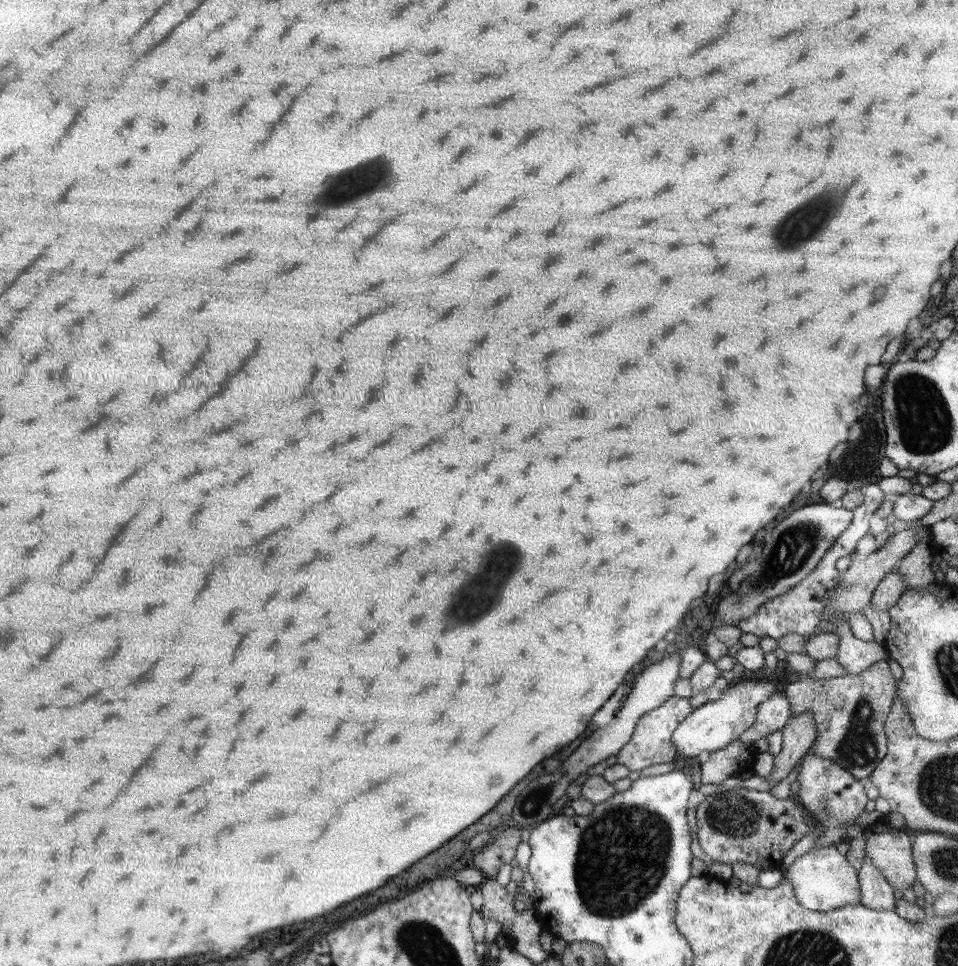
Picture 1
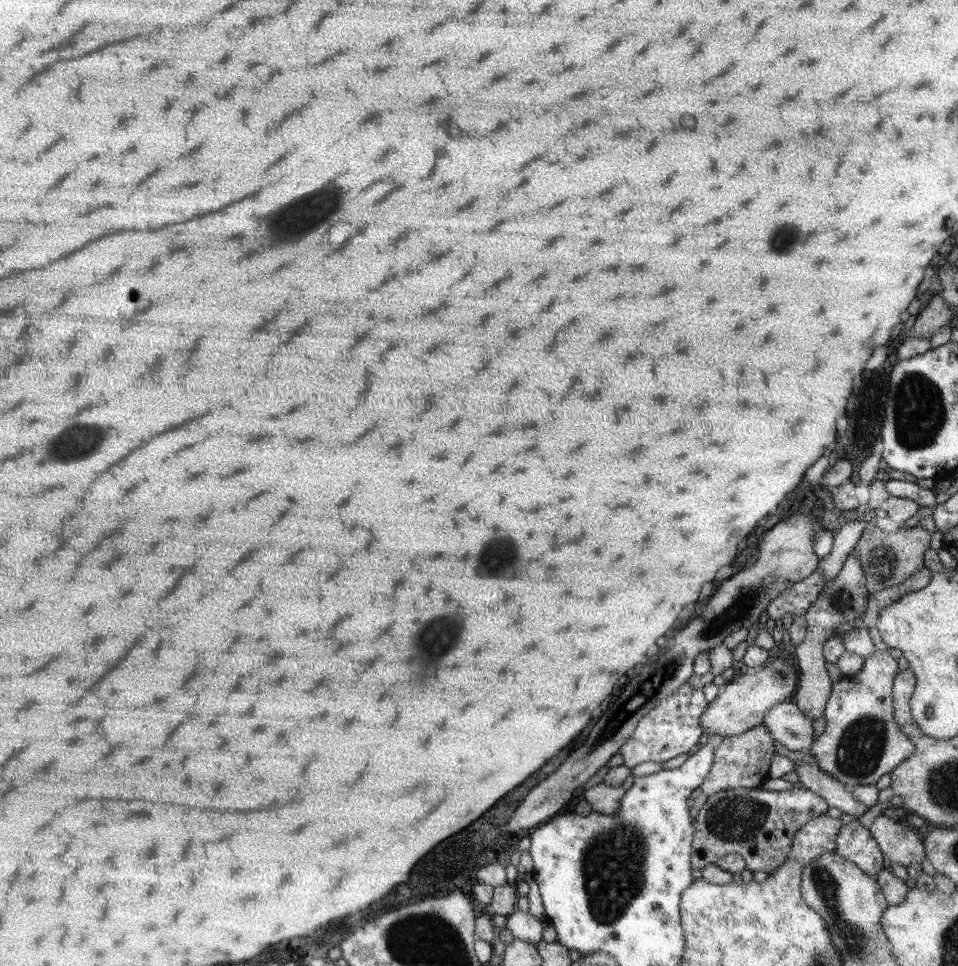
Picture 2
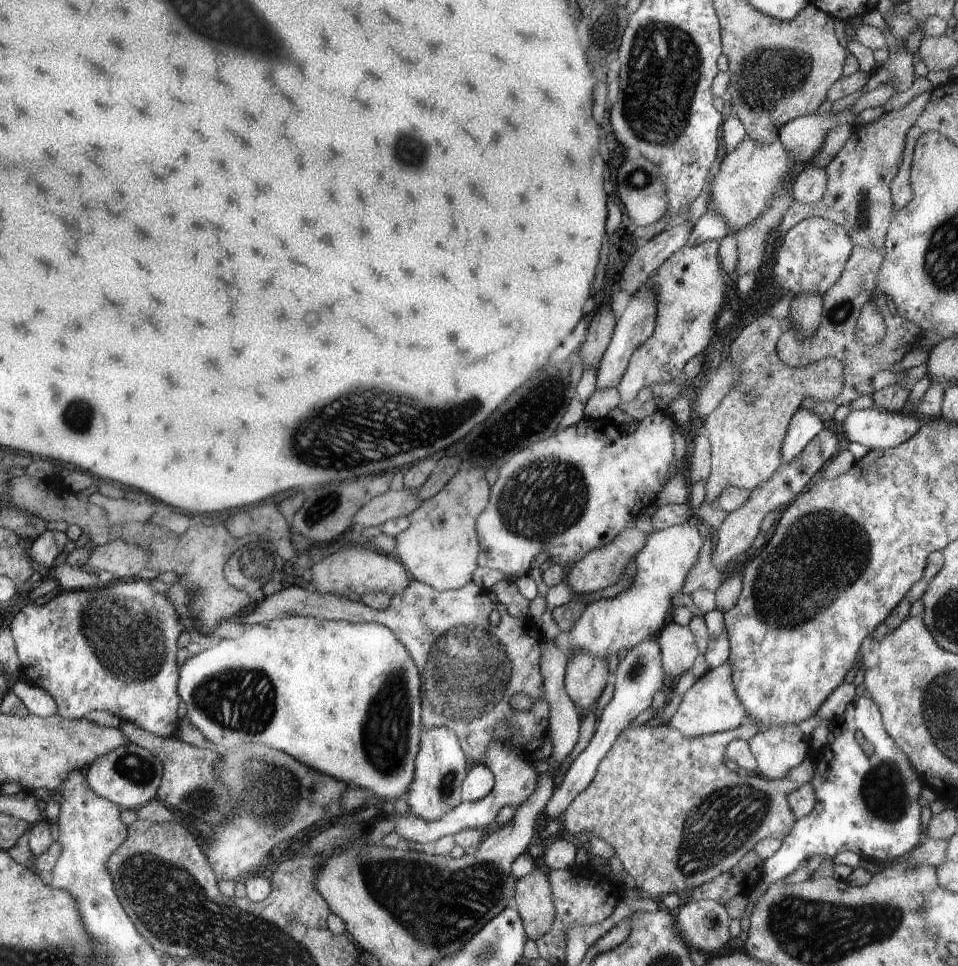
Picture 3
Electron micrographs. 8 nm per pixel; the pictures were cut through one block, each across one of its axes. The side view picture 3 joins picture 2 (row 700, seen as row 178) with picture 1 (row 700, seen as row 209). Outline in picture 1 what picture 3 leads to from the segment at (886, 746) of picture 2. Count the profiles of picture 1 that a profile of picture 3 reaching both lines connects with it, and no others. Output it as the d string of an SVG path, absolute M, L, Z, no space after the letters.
M877 662L861 674L847 674L839 678L797 678L785 686L793 714L811 710L817 724L817 738L811 752L819 758L831 760L855 776L857 782L867 782L871 772L887 754L885 720L895 700L897 680L891 676L887 662Z

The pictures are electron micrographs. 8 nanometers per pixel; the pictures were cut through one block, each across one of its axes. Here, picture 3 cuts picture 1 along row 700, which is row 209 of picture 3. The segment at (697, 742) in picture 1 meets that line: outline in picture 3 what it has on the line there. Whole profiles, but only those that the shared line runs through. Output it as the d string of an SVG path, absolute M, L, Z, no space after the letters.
M745 138L731 154L721 154L717 166L719 170L711 180L711 202L715 202L715 210L709 214L721 216L733 232L753 222L753 218L763 212L769 196L773 196L775 190L787 182L789 174L793 174L793 158L777 138L769 146Z

